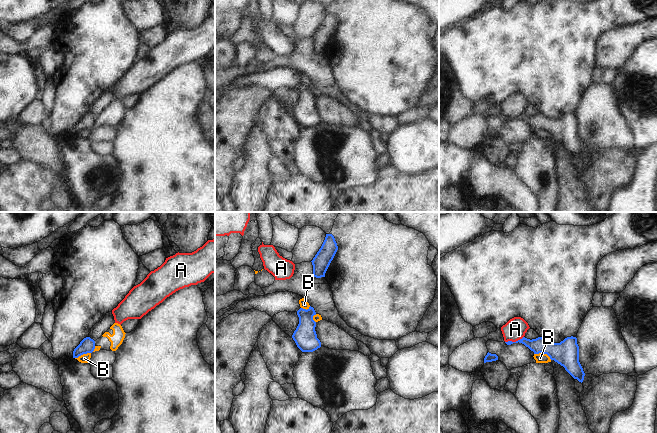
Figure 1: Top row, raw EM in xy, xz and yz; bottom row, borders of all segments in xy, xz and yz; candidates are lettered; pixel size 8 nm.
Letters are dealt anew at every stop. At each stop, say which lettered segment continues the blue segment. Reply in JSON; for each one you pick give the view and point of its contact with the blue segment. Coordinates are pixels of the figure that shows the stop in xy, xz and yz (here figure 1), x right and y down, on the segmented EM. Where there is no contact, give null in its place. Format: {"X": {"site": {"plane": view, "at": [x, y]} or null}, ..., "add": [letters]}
{"add": []}

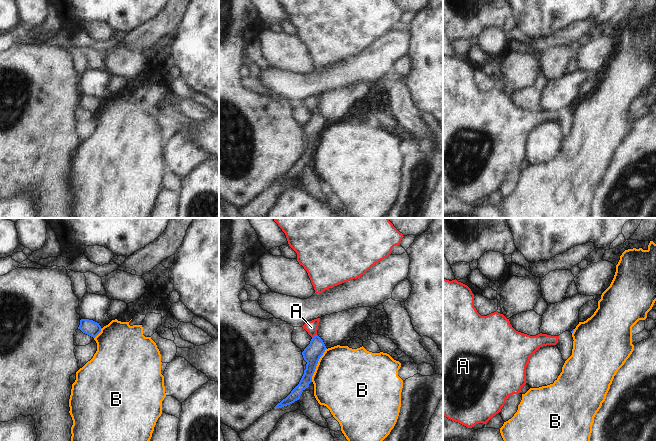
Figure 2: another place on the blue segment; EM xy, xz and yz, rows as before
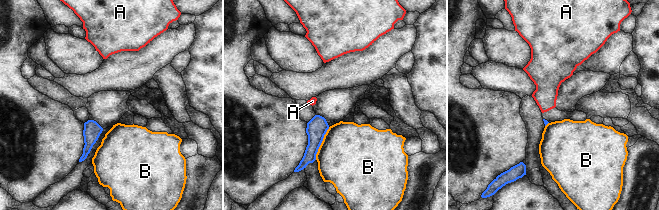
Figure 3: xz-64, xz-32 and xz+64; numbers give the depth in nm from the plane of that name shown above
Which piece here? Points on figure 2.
{"A": {"site": {"plane": "xz", "at": [315, 335]}}, "add": ["A"]}

